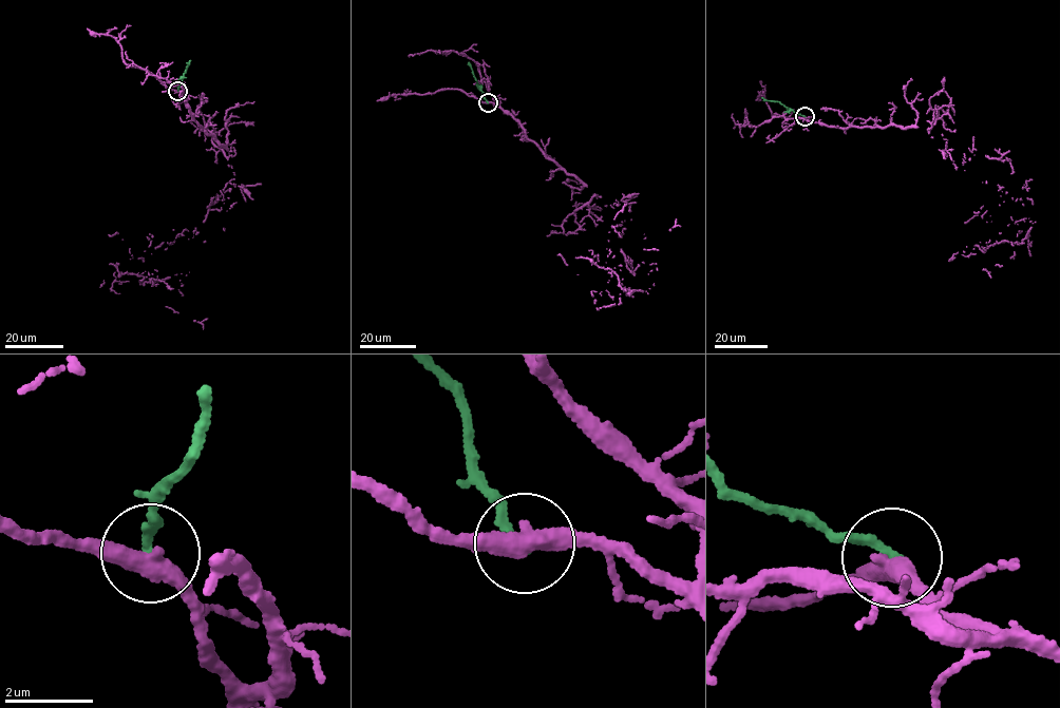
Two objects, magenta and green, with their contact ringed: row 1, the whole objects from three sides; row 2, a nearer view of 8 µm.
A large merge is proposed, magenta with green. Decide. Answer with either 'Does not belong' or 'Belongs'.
Does not belong

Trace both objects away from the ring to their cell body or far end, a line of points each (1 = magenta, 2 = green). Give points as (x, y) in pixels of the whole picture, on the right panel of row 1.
1: (805, 116), (904, 128), (928, 99), (952, 161), (1008, 160), (1026, 179), (1026, 236), (949, 260)
2: (805, 116), (779, 101), (761, 97)

